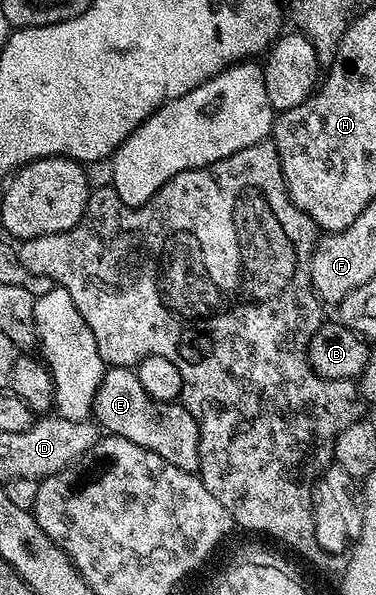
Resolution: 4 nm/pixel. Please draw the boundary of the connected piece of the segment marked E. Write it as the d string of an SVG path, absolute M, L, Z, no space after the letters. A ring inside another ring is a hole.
M108 367L93 402L93 420L104 433L129 438L153 454L161 454L165 462L173 462L186 472L199 471L199 427L189 410L179 402L157 402L145 394L141 378L134 367Z

